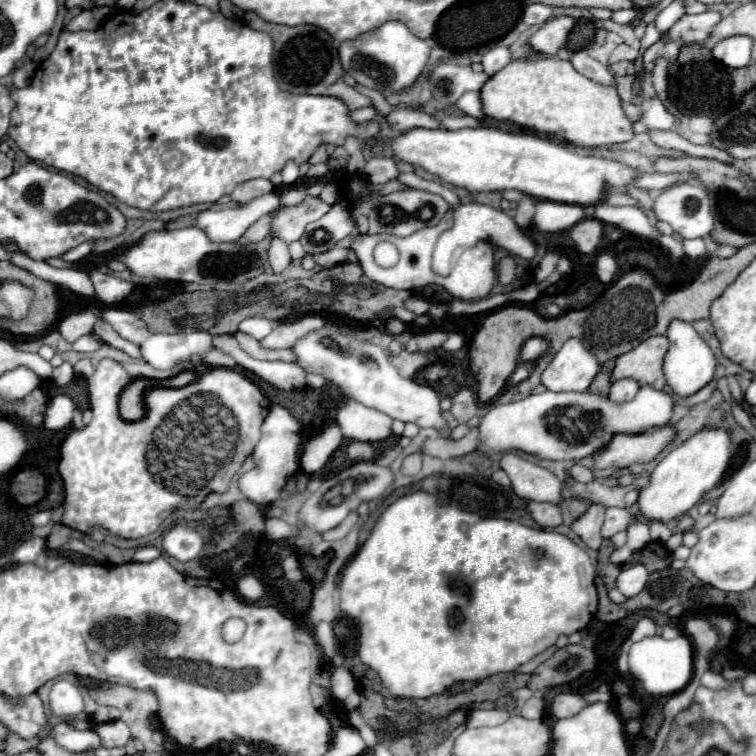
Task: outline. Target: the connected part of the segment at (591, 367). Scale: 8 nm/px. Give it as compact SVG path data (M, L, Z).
M570 338L542 374L542 384L554 392L584 392L600 372L602 362L580 340Z

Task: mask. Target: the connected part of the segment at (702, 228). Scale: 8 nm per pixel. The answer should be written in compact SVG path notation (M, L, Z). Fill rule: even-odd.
M698 184L666 188L652 204L656 218L668 222L682 238L706 238L714 228L708 194Z

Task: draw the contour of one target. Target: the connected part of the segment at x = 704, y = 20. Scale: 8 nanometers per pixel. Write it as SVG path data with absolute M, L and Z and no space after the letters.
M712 10L704 14L686 14L670 28L670 38L678 42L706 42L718 20L722 20L722 14Z

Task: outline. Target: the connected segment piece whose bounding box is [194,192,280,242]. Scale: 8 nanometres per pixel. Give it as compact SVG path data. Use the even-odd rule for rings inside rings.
M266 194L252 200L246 206L222 208L222 210L204 210L196 216L194 226L202 228L206 236L214 242L236 242L250 224L254 224L260 216L278 208L278 194Z

